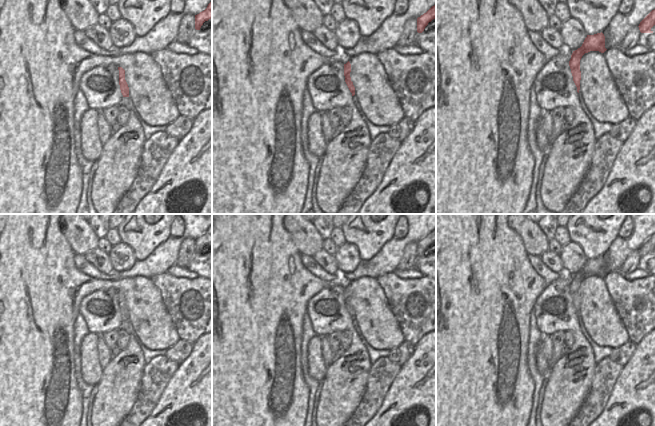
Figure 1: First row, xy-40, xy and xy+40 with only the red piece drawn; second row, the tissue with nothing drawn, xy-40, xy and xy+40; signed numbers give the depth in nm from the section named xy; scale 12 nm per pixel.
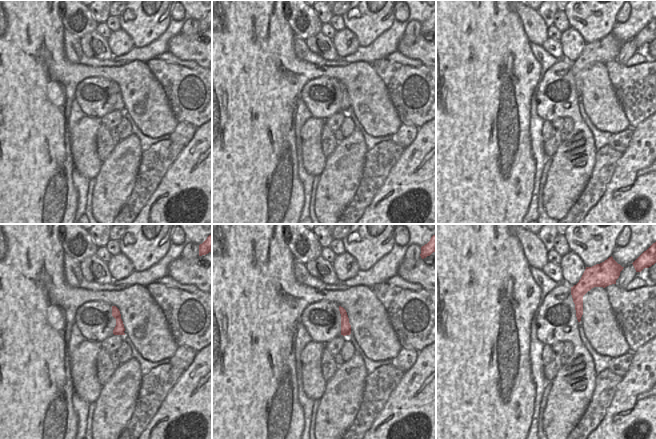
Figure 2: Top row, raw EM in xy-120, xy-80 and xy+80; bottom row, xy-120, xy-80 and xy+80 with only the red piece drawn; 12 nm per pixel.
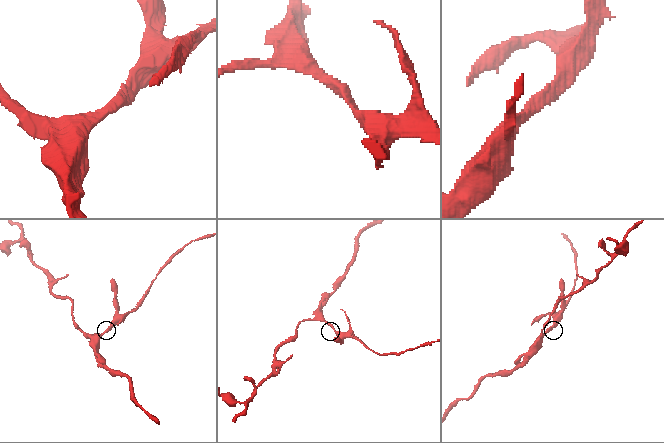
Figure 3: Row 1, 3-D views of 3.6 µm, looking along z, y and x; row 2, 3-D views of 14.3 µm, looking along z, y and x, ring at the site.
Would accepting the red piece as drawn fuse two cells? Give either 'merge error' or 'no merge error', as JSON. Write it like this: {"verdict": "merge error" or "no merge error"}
{"verdict": "no merge error"}

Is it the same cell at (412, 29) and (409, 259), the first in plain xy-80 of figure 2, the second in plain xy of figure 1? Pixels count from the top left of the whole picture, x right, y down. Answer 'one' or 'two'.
one

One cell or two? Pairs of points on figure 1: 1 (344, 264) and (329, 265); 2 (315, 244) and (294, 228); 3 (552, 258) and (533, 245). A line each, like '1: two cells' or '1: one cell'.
1: two cells
2: one cell
3: two cells

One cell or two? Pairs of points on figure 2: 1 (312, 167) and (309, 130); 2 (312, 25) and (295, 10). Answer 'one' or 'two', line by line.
1: one
2: one

